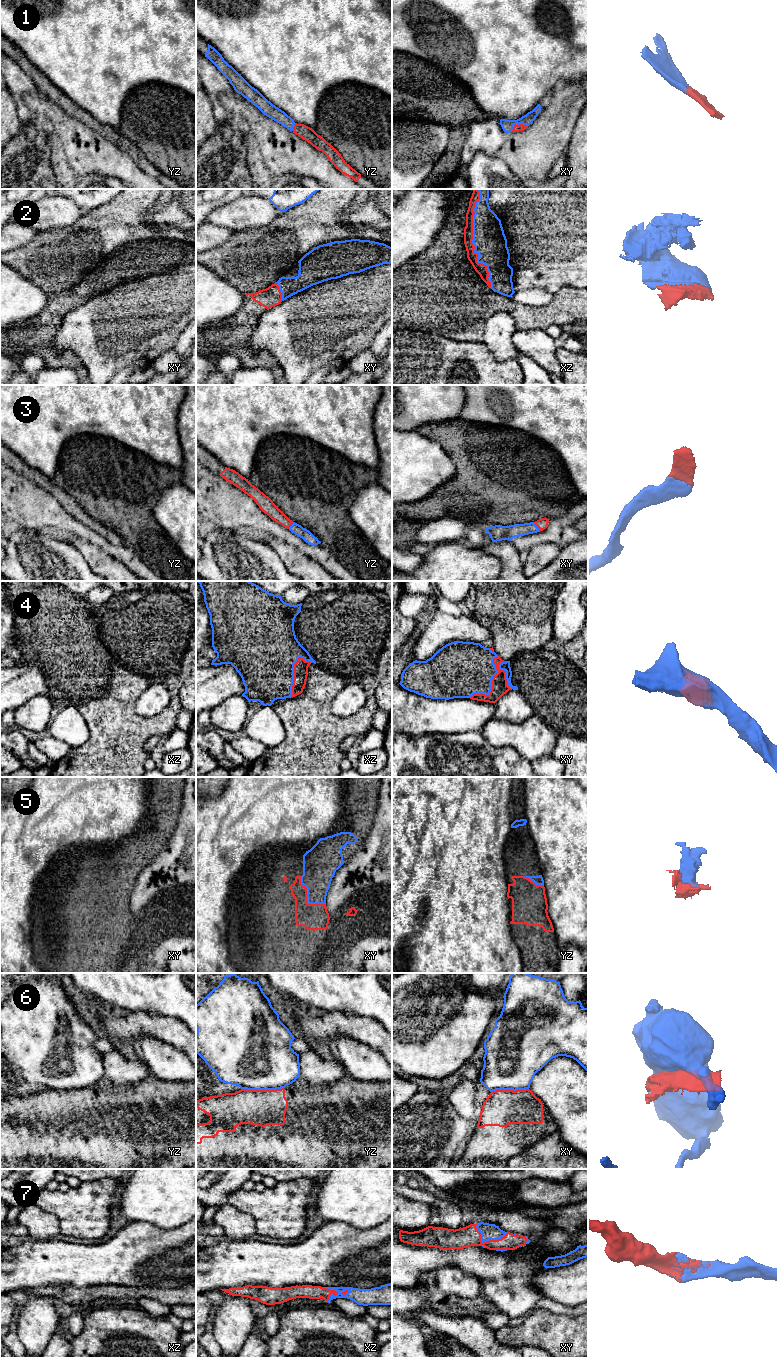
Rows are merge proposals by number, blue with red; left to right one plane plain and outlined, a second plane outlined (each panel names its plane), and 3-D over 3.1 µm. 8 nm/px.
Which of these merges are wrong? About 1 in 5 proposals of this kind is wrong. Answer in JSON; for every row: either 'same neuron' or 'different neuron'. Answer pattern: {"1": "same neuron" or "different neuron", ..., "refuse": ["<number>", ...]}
{"1": "same neuron", "2": "same neuron", "3": "same neuron", "4": "same neuron", "5": "same neuron", "6": "different neuron", "7": "same neuron", "refuse": ["6"]}

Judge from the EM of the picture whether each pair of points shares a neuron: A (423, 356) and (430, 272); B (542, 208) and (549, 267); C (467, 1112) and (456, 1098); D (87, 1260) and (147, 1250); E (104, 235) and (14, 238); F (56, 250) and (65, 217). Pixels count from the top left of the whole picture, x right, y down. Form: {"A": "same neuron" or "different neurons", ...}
{"A": "different neurons", "B": "same neuron", "C": "same neuron", "D": "same neuron", "E": "different neurons", "F": "different neurons"}

